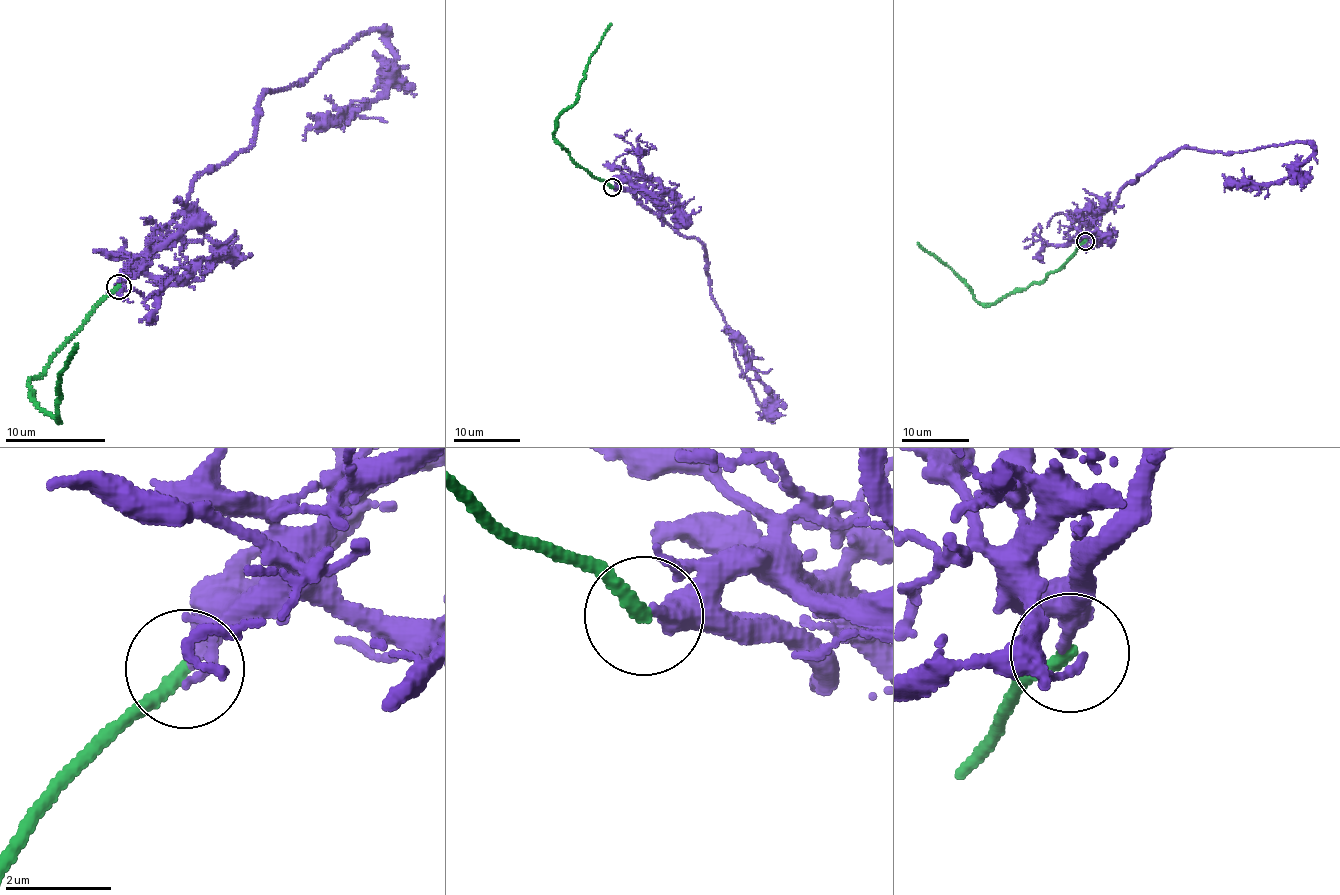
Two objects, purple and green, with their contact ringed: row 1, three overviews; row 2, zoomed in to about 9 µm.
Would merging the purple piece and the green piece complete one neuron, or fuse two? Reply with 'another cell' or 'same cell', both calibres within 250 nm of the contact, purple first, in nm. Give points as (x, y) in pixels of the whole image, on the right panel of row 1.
same cell | 400/280 nm

